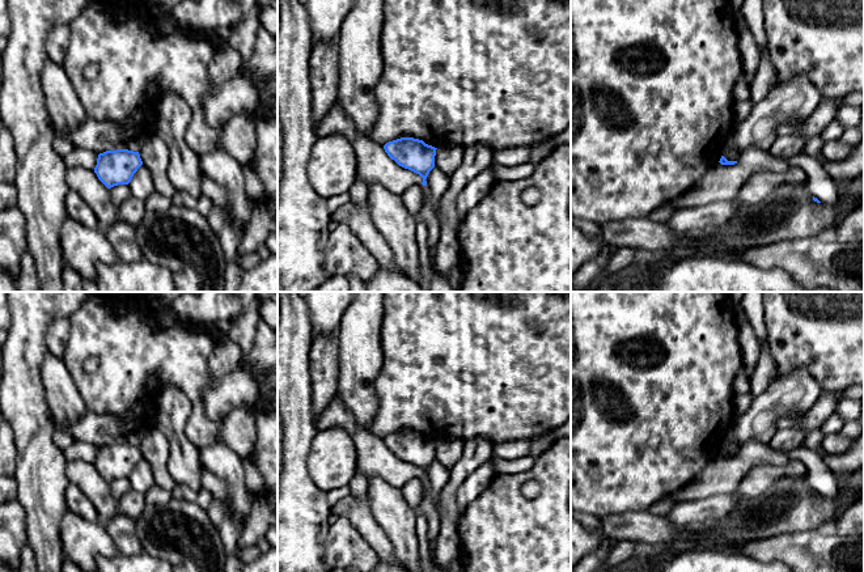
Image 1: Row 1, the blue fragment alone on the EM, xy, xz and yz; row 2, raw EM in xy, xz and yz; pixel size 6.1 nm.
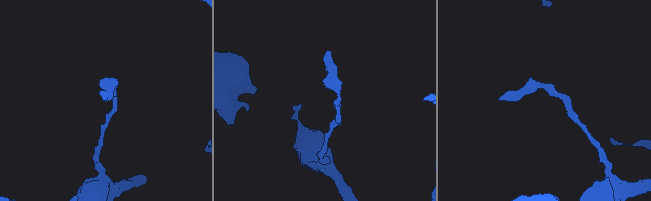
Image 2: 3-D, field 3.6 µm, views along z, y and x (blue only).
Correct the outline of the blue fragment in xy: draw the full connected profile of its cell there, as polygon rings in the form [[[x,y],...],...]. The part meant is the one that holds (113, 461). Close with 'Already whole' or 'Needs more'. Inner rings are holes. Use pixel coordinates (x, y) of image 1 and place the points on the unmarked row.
[[[128,442],[106,444],[98,448],[94,466],[107,482],[111,482],[118,478],[128,478],[141,458],[139,445]]]. Already whole

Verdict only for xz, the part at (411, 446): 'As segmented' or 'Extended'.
As segmented

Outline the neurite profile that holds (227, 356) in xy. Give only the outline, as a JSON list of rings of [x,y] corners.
[[[229,336],[221,339],[208,360],[208,368],[212,376],[224,377],[238,370],[242,359],[242,348]]]

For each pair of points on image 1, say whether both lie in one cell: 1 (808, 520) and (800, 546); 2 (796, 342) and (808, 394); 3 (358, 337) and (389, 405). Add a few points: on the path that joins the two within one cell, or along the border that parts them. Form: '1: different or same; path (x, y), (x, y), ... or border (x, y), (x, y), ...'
1: different; border (830, 526), (786, 532), (774, 537)
2: different; border (778, 375), (788, 375), (804, 369), (824, 390)
3: different; border (381, 347), (382, 368), (375, 381), (377, 409)

